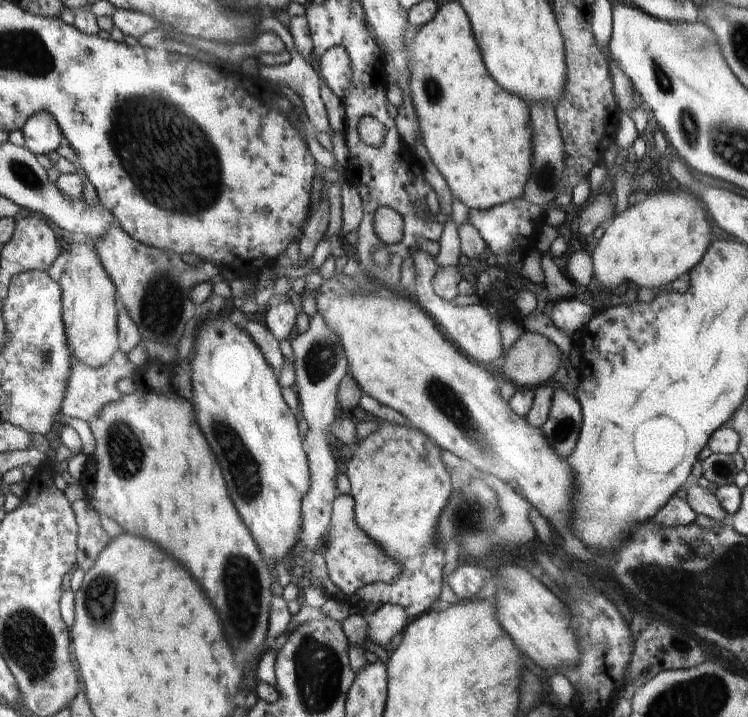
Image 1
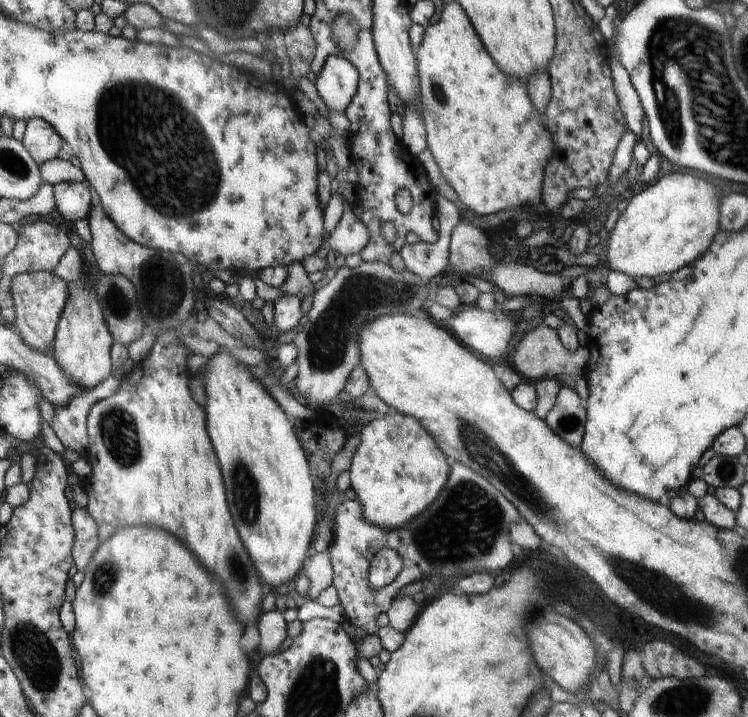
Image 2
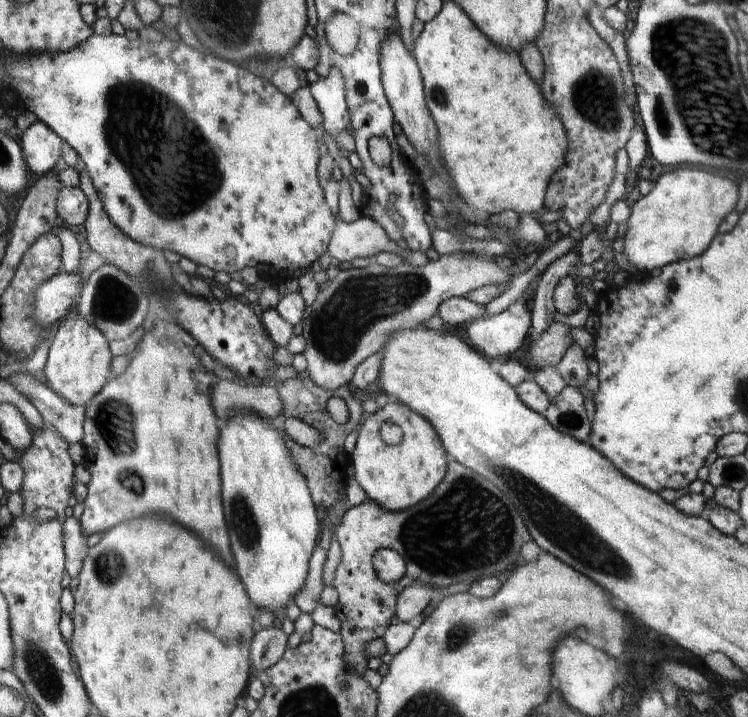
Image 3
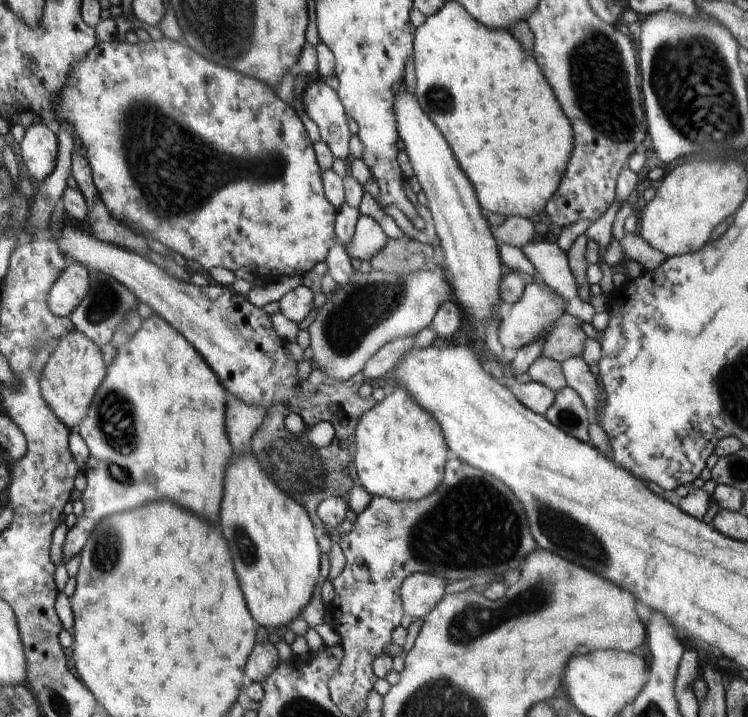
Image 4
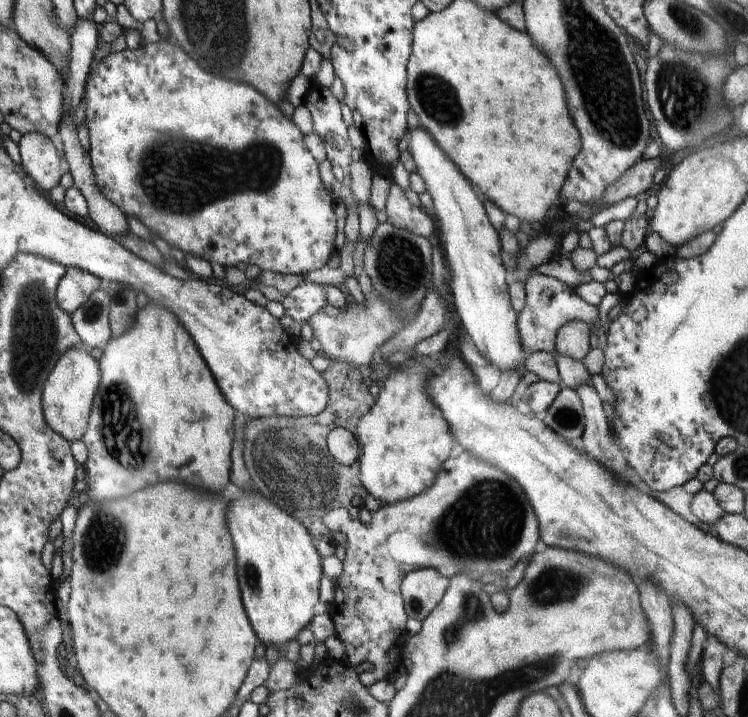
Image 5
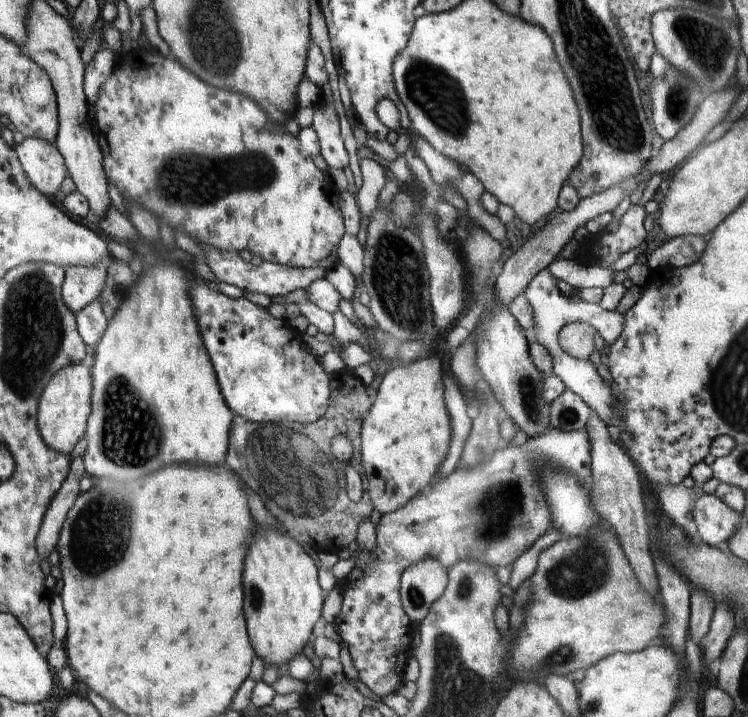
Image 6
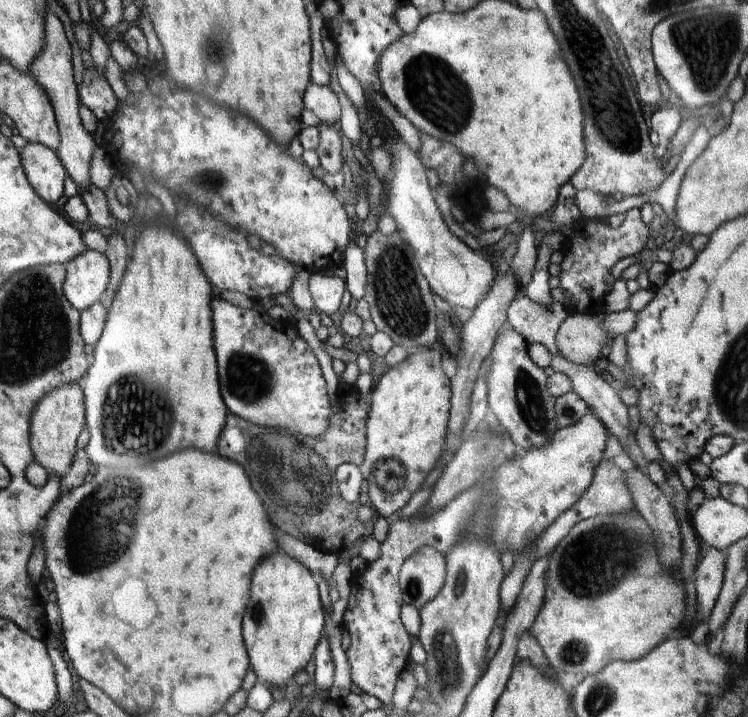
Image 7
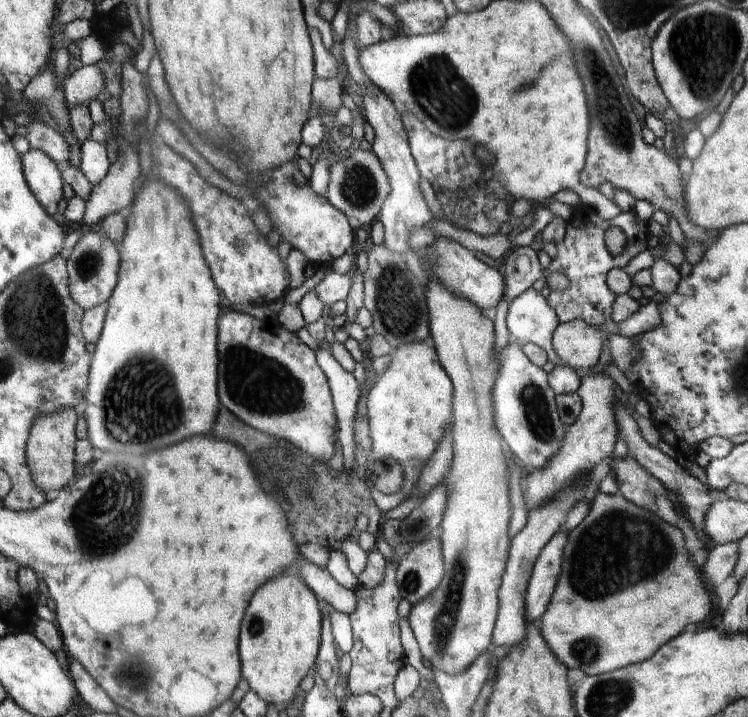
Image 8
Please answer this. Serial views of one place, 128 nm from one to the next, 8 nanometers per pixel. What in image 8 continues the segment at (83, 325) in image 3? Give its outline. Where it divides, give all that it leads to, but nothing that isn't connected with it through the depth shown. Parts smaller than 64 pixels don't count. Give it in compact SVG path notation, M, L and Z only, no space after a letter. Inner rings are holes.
M72 407L60 411L55 415L39 417L29 440L28 456L35 483L48 495L49 500L54 500L59 492L70 486L81 476L80 464L77 460L78 438L78 412Z

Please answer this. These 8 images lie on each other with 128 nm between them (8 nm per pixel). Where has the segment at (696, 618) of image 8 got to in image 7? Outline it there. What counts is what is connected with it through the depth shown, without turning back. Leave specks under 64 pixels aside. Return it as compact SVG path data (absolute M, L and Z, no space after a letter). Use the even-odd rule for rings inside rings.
M637 511L594 515L578 522L548 556L546 580L543 607L528 632L536 638L556 674L586 676L600 672L614 660L639 660L666 638L676 620L682 622L686 618L686 592L680 575L668 576L664 564L658 560L654 532Z

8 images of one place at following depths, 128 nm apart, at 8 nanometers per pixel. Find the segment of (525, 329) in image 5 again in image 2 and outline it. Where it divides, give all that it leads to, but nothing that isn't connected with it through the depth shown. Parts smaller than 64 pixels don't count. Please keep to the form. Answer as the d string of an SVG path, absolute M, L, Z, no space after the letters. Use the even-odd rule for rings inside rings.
M474 305L456 310L444 326L485 359L503 362L516 323L500 309L487 311Z

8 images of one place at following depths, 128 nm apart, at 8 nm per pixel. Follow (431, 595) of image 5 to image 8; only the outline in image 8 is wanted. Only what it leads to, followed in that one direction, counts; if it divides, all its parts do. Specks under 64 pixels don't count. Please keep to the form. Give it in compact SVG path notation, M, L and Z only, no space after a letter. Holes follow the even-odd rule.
M439 537L420 541L398 564L396 580L404 600L414 606L432 594L442 582L445 570Z

